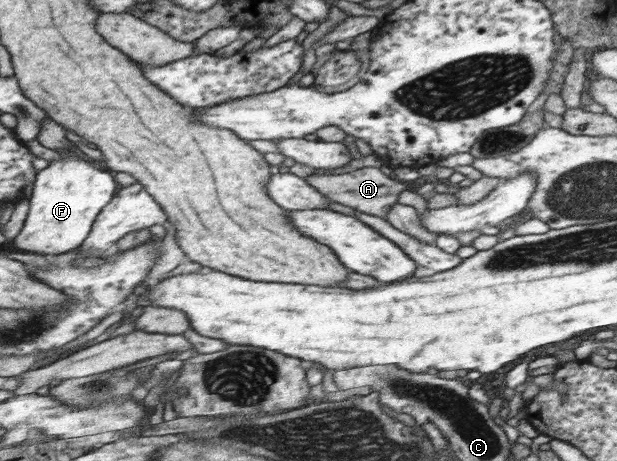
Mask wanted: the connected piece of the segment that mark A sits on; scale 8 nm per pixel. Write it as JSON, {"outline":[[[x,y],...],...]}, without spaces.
{"outline":[[[364,167],[344,174],[324,174],[322,172],[321,176],[317,176],[313,173],[311,176],[307,176],[306,180],[310,182],[311,186],[319,190],[319,193],[325,195],[328,200],[384,219],[386,219],[385,215],[388,208],[397,202],[401,192],[407,190],[405,182],[391,180],[377,167]]]}

